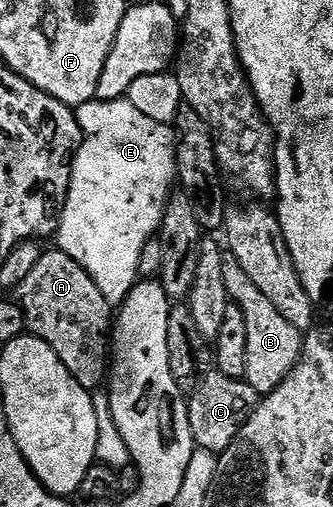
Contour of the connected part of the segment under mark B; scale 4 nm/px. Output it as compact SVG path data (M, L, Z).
M231 256L224 260L224 288L228 288L230 301L238 305L240 312L244 312L244 324L248 324L248 368L244 380L256 388L259 396L271 394L302 357L303 331L284 320L275 305L252 284L251 277Z

